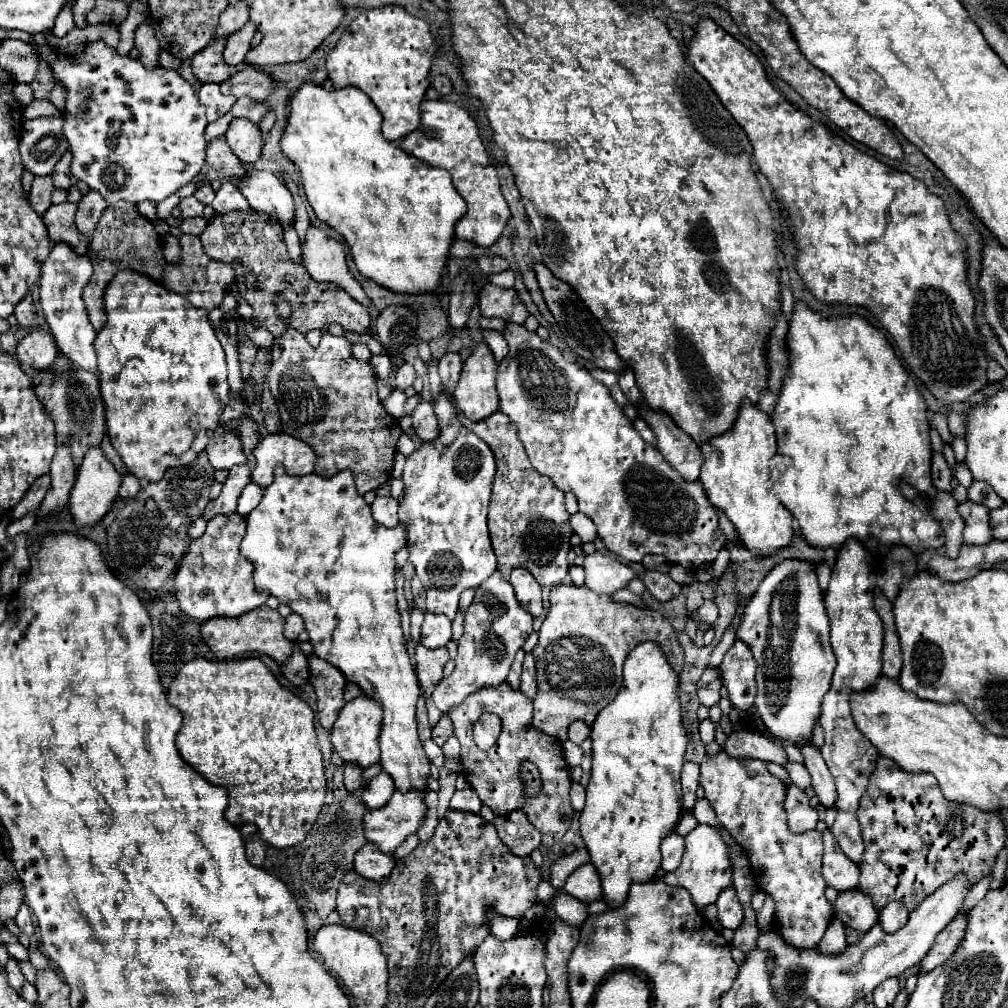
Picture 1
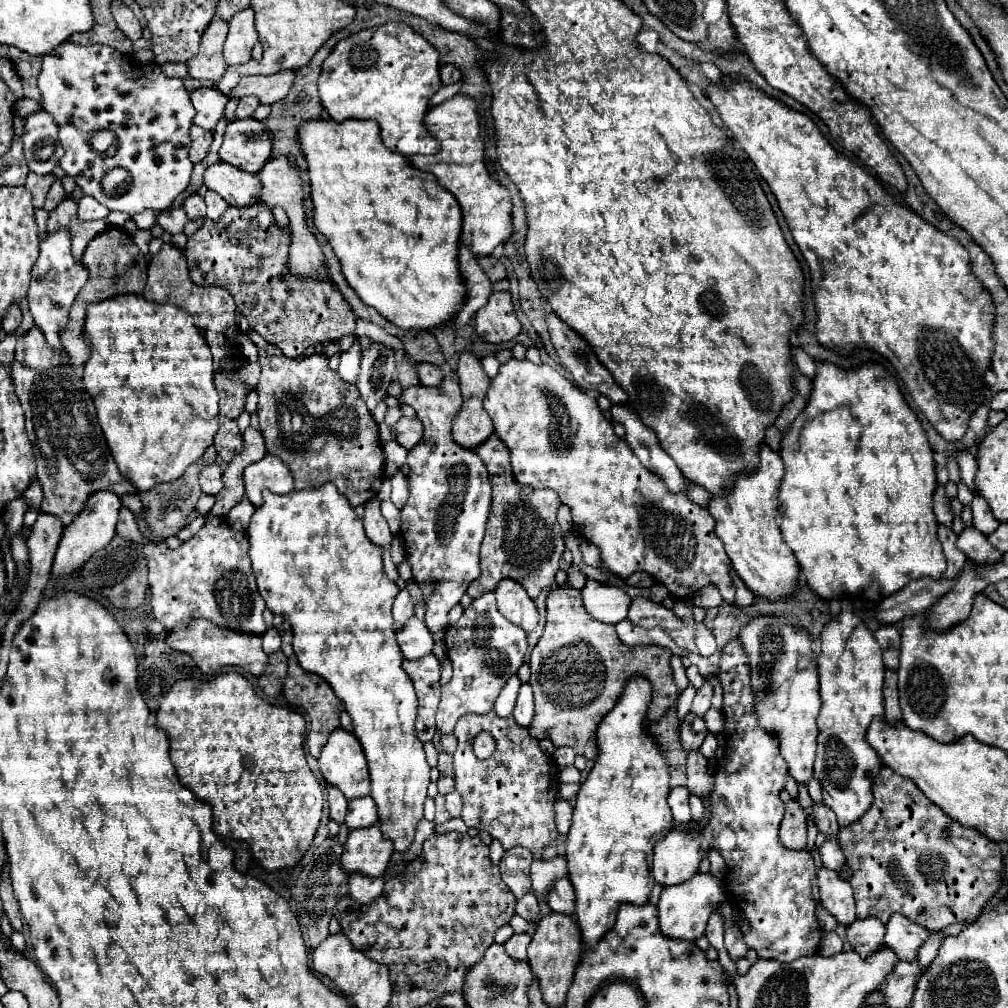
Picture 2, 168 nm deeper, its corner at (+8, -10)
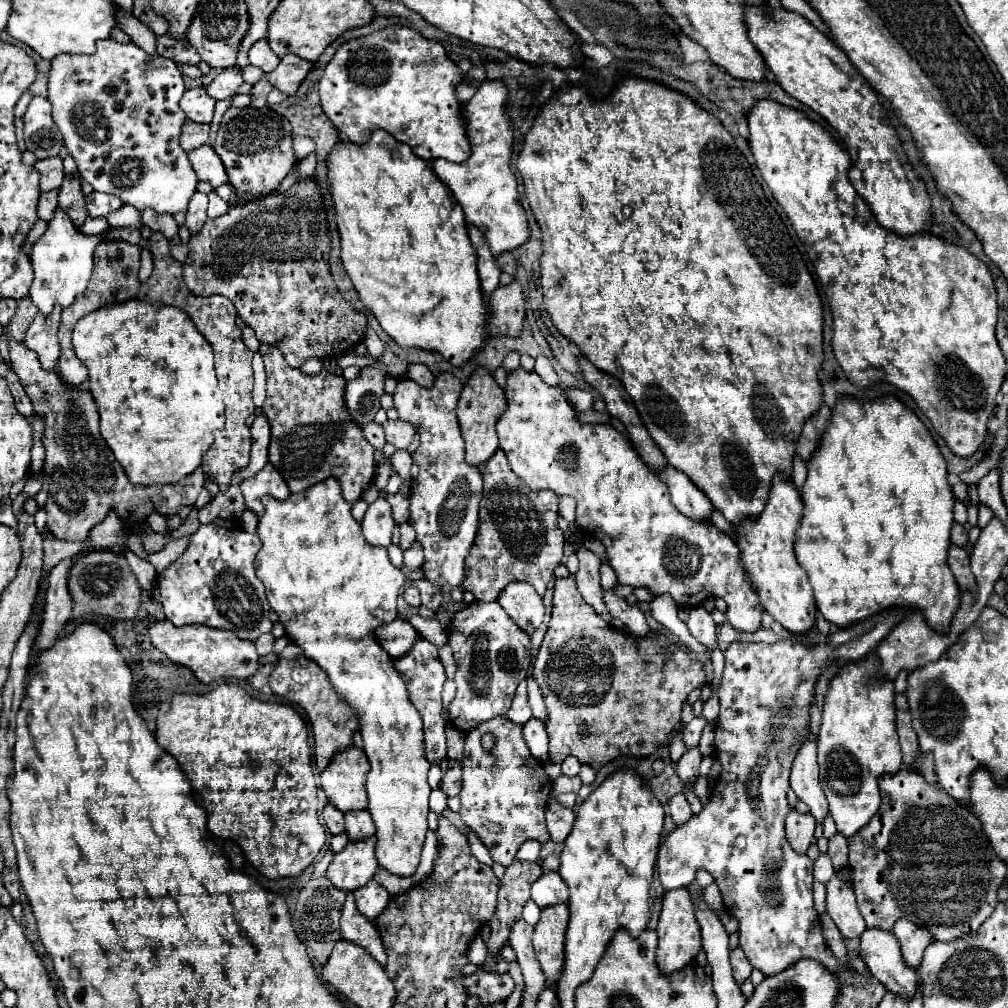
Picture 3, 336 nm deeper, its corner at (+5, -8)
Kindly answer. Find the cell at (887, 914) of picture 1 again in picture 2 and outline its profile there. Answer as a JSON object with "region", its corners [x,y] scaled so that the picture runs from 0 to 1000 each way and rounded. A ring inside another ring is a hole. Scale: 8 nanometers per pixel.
{"region":[[[888,906],[878,918],[878,936],[890,943],[894,953],[906,953],[910,949],[912,939],[922,930],[922,924],[902,914],[900,910]]]}

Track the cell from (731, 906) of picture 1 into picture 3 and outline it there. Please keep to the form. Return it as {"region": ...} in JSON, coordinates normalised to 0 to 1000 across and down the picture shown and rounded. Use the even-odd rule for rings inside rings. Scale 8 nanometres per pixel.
{"region":[[[730,939],[730,941],[724,945],[724,957],[726,957],[728,973],[730,973],[732,977],[736,977],[736,975],[744,969],[744,965],[746,965],[746,957],[744,957],[744,953],[738,949],[738,945],[736,945],[734,939]]]}

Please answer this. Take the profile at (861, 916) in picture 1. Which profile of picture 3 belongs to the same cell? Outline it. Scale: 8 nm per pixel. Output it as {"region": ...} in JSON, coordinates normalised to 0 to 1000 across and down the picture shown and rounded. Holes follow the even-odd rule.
{"region":[[[859,922],[853,930],[853,949],[861,957],[863,965],[887,987],[907,989],[911,983],[911,967],[895,953],[891,932],[885,924]]]}

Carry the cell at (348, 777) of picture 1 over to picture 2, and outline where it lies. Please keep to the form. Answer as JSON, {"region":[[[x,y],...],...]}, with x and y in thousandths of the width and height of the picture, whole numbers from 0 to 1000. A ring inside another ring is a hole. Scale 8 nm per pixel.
{"region":[[[326,781],[324,783],[324,791],[326,791],[326,811],[332,813],[334,816],[340,816],[342,809],[344,809],[344,799],[346,795],[338,789],[336,783],[332,781]]]}

